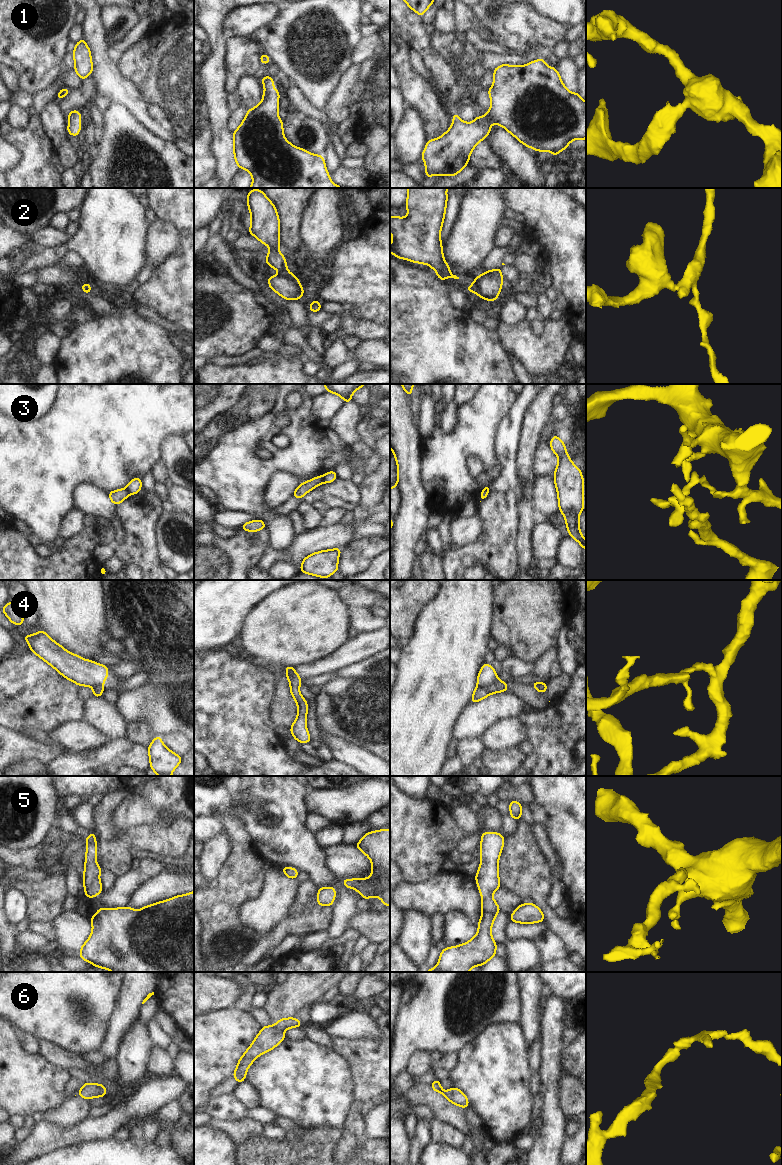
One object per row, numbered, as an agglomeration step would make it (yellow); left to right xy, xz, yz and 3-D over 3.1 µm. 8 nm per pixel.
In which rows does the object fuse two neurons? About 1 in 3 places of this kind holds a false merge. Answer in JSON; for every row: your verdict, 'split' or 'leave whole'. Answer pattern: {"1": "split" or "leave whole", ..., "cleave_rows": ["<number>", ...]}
{"1": "leave whole", "2": "split", "3": "split", "4": "split", "5": "leave whole", "6": "leave whole", "cleave_rows": ["2", "3", "4"]}

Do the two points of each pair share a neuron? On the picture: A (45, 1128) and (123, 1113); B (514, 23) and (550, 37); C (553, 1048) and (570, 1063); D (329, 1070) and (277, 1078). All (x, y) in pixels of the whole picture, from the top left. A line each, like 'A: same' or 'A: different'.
A: same
B: same
C: different
D: same

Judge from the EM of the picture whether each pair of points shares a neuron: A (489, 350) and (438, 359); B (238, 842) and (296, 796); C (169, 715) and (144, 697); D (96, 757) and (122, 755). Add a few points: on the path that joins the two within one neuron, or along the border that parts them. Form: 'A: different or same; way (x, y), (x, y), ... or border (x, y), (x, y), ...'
A: same; way (476, 355), (466, 365), (451, 365)
B: different; border (235, 814), (250, 836), (250, 844), (259, 855)
C: same; way (163, 709), (158, 705), (150, 703)
D: same; way (102, 757), (116, 755)

